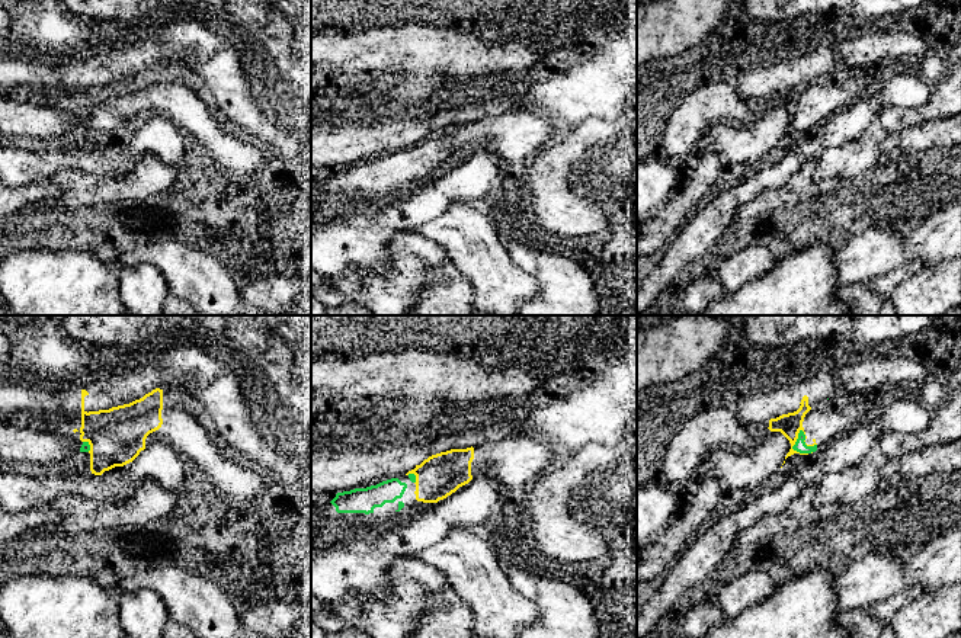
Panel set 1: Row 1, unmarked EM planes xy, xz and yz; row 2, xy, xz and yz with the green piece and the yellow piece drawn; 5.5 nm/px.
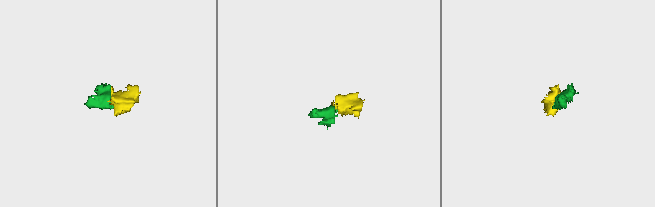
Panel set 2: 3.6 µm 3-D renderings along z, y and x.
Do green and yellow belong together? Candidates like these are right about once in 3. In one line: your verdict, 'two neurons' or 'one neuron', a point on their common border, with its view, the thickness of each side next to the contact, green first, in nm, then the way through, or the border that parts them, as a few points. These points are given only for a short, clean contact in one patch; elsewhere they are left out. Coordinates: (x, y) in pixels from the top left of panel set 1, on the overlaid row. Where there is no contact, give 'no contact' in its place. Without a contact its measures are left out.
one neuron | yz (803, 433) | 70/130 nm | across yz (800, 445), (803, 433), (790, 425)

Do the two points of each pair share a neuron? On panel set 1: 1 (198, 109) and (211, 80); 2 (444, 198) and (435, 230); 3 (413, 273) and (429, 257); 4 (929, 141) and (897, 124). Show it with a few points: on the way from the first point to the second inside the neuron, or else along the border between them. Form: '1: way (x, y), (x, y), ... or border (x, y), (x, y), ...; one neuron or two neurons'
1: border (170, 92), (194, 93), (202, 87), (224, 121); two neurons
2: border (473, 207), (452, 204), (435, 218), (416, 227); two neurons
3: way (416, 269), (425, 260); one neuron
4: border (937, 119), (919, 122), (891, 134); two neurons

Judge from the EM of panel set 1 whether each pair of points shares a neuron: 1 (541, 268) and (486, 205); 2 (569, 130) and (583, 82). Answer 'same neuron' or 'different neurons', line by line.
1: different neurons
2: different neurons

